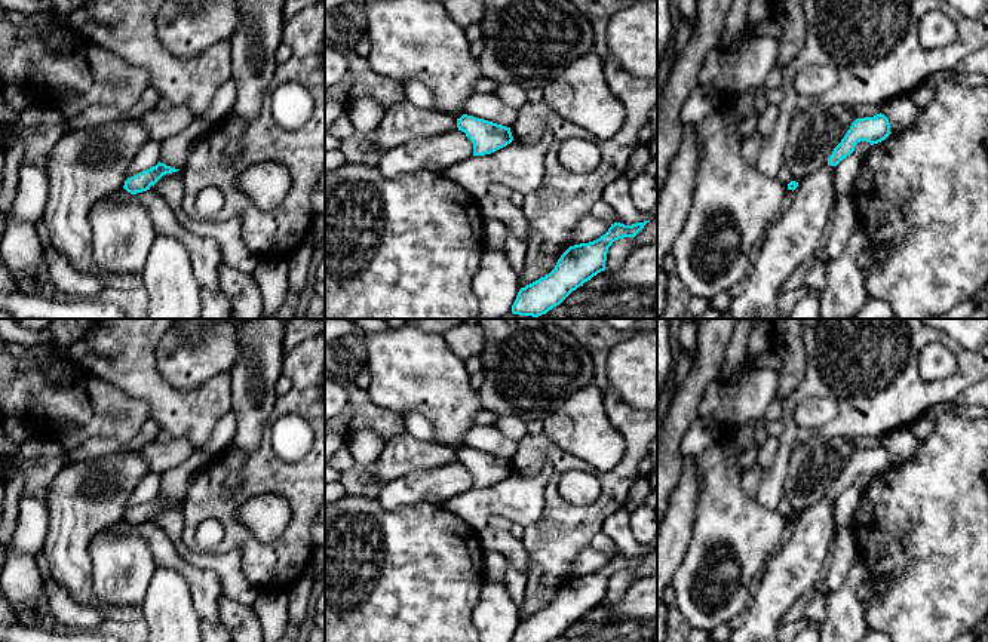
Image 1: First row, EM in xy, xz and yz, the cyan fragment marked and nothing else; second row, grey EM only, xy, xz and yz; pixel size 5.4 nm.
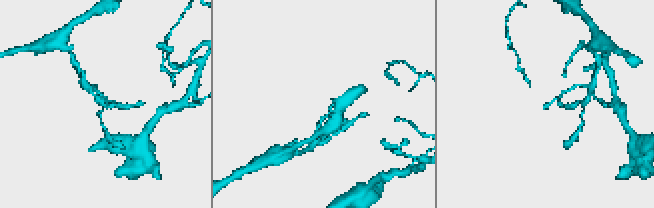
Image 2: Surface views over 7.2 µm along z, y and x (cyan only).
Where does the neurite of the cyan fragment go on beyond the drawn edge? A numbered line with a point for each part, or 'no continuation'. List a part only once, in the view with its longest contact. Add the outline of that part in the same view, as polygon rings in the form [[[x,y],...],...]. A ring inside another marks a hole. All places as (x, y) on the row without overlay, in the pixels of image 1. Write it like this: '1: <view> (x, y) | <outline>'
no continuation

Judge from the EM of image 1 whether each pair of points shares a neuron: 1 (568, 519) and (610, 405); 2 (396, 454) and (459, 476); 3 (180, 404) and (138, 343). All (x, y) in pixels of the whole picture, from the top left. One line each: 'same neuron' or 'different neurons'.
1: same neuron
2: different neurons
3: same neuron

